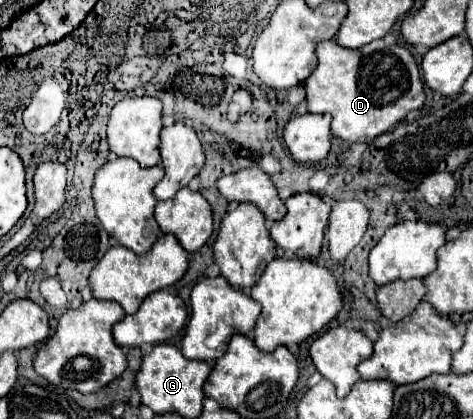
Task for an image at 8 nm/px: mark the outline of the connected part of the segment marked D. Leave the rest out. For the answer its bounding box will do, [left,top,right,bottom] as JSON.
[304,39,424,143]

